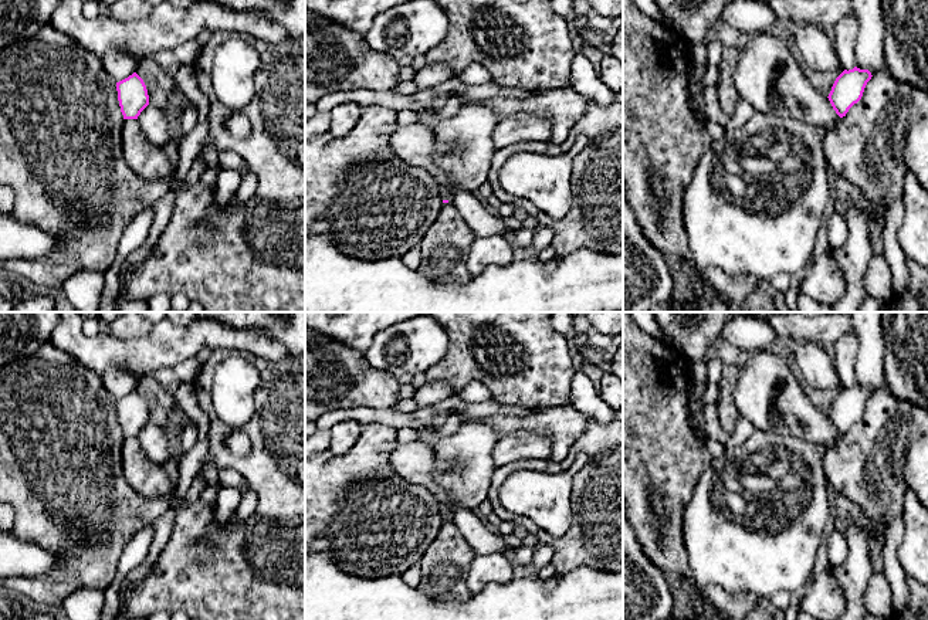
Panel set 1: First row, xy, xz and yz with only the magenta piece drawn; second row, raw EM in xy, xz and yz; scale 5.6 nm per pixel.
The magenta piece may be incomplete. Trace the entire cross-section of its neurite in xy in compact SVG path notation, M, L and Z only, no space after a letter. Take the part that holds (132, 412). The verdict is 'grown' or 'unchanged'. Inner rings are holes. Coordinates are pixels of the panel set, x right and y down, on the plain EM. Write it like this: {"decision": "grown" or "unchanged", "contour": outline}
{"decision": "unchanged", "contour": "M136 390L116 400L116 409L123 437L138 437L140 430L149 423L146 403Z"}

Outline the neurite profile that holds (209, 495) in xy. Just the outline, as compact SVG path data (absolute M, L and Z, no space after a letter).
M207 484L206 488L201 491L199 499L203 504L213 505L217 499L220 487L217 484Z

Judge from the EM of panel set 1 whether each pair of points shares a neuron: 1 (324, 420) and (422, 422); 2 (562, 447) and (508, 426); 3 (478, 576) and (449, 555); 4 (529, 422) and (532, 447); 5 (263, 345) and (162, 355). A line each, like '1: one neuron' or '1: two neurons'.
1: one neuron
2: one neuron
3: two neurons
4: two neurons
5: one neuron

